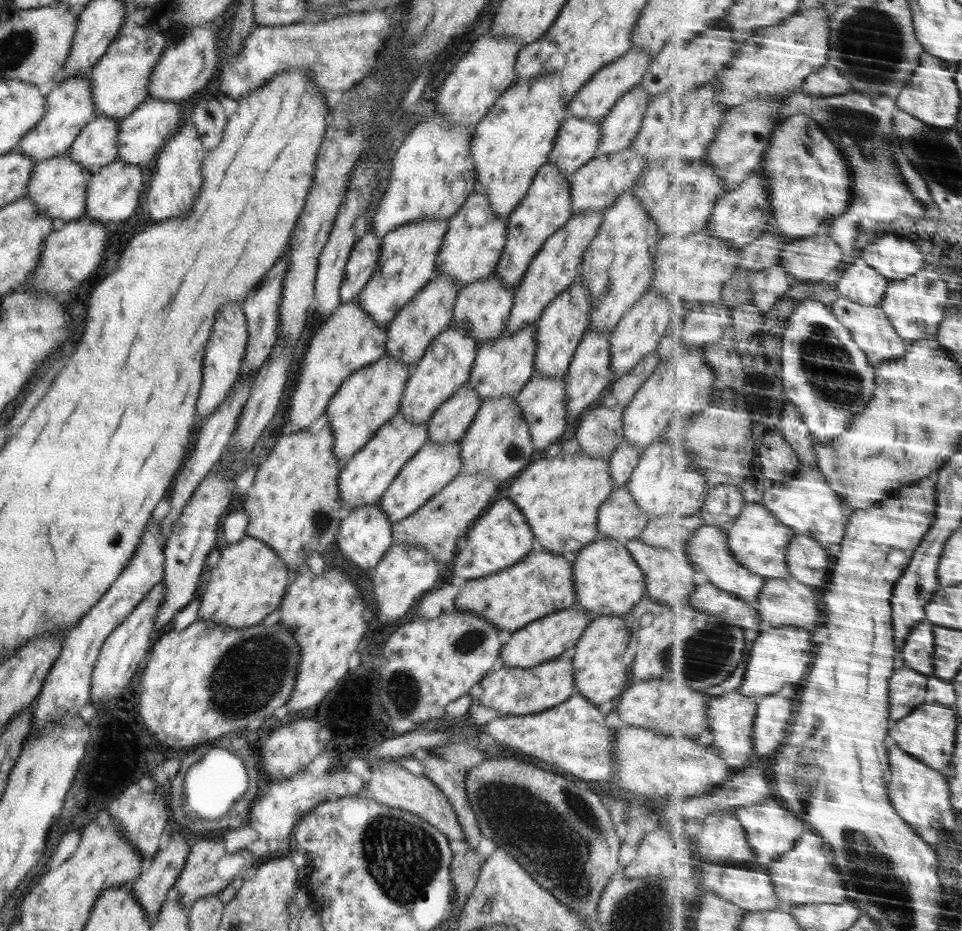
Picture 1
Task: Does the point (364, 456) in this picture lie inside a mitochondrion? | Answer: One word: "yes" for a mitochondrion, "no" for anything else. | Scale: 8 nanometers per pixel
no

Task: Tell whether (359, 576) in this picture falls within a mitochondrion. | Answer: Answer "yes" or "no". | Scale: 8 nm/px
no

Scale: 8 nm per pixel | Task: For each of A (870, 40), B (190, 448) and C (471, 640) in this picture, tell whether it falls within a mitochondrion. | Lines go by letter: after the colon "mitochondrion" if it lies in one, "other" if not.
A: mitochondrion
B: other
C: mitochondrion

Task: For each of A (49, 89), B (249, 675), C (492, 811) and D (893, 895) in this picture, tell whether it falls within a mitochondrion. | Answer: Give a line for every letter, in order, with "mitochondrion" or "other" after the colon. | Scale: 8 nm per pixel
A: other
B: mitochondrion
C: mitochondrion
D: mitochondrion

